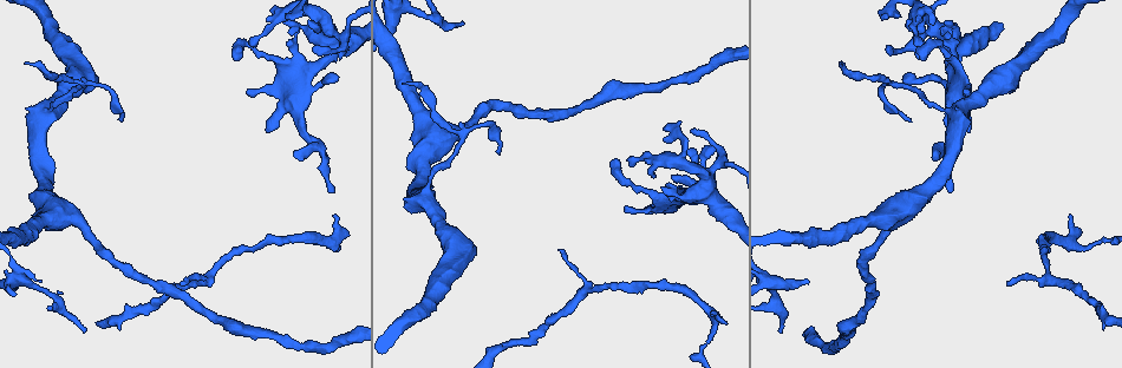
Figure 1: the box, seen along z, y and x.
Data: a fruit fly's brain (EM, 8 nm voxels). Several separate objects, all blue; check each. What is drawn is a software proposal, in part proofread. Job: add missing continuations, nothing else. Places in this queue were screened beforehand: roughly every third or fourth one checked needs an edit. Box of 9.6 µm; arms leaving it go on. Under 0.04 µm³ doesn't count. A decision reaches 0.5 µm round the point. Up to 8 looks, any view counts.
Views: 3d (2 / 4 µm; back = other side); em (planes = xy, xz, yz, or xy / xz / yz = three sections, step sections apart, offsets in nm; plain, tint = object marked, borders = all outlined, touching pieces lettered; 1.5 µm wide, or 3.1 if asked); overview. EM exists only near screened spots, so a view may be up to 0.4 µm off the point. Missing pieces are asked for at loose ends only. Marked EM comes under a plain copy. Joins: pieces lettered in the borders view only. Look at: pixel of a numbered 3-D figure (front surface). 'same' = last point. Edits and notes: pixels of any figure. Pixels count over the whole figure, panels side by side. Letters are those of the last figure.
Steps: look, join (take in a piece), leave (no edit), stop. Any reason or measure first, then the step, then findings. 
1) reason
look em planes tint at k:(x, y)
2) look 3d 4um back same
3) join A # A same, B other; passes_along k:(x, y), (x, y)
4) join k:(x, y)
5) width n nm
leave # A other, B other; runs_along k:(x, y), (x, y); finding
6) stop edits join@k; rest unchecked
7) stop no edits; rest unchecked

look em yz step 8 borders at 1:(314, 50)

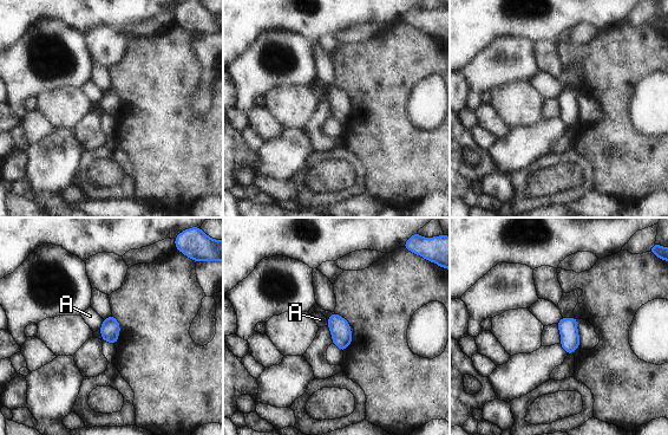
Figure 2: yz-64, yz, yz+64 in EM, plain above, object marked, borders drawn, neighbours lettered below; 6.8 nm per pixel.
look em planes borders same

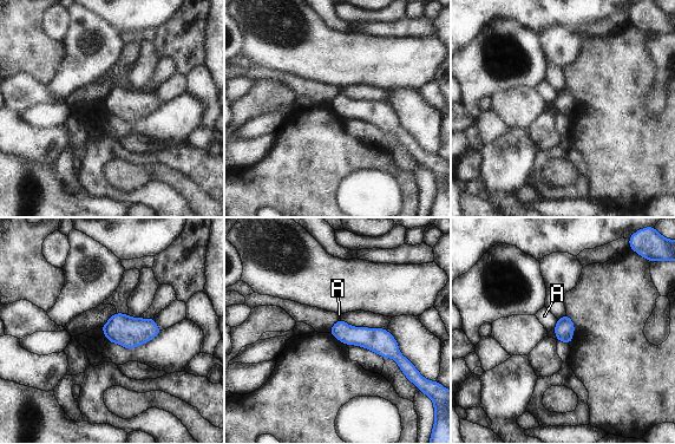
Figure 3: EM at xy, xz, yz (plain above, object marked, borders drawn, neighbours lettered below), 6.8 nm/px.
width 130 nm
leave # A other; runs_along 3:(333, 331), (380, 340), (401, 360); no lettered piece goes on from it

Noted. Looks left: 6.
an open end
look em xy step 4 tint at 1:(781, 333)

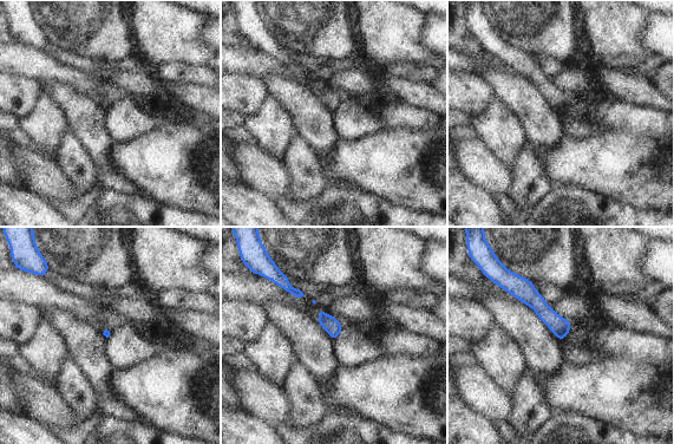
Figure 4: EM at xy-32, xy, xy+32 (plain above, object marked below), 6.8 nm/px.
cut it another way
look em planes borders same

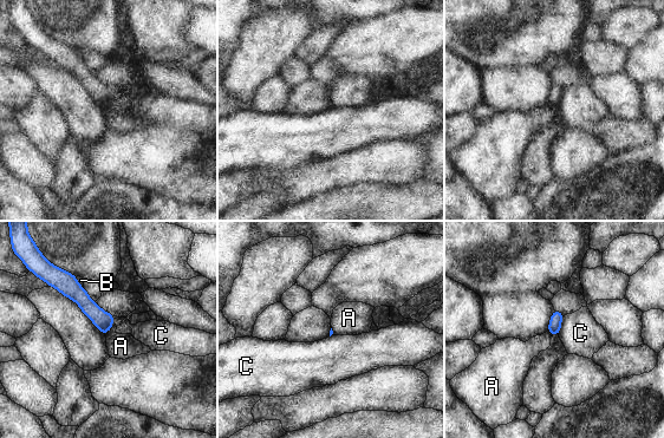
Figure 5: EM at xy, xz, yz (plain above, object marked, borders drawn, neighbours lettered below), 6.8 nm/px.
leave # A other, B other, C other; runs_along 5:(59, 280), (104, 322), (104, 329); no lettered piece goes on from it

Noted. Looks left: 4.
branch stops here
look em planes borders at 1:(840, 63)

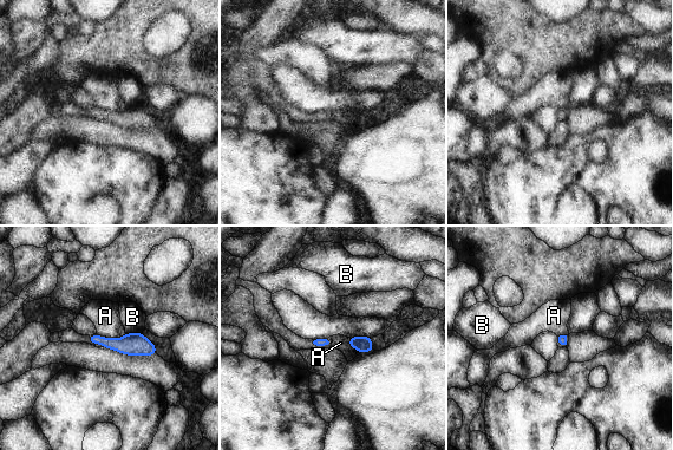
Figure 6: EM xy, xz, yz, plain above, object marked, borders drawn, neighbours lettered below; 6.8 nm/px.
longest_contact A 150 nm
leave # A other, B other; border 6:(126, 333), (117, 338), (106, 338); no lettered piece goes on from it

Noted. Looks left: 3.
stop no edits; rest unchecked

